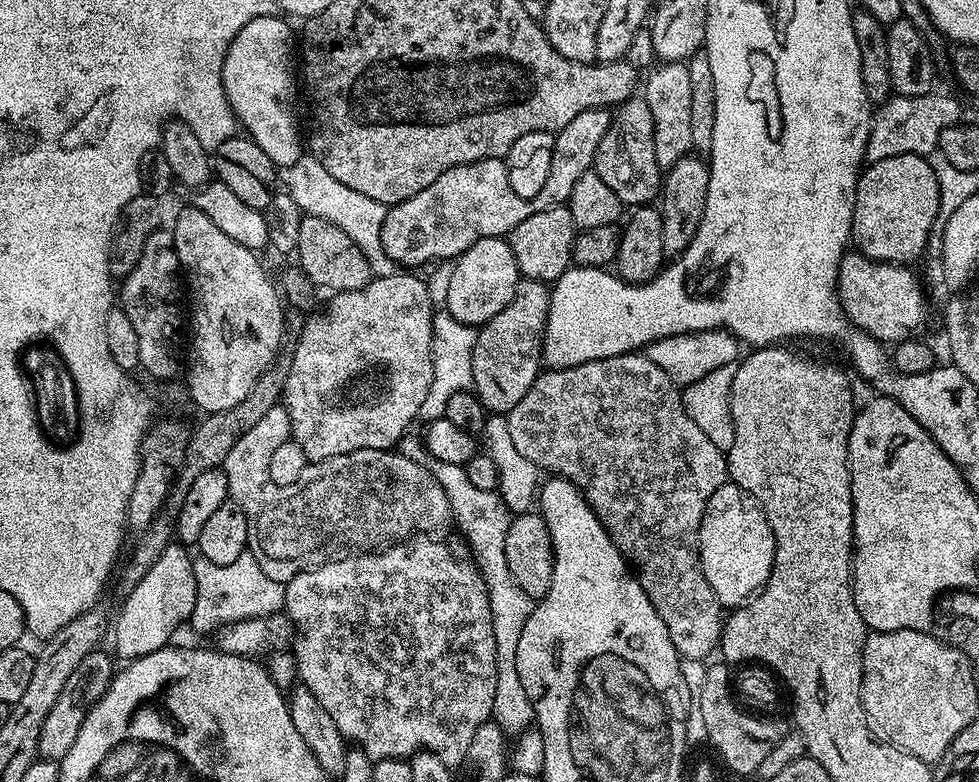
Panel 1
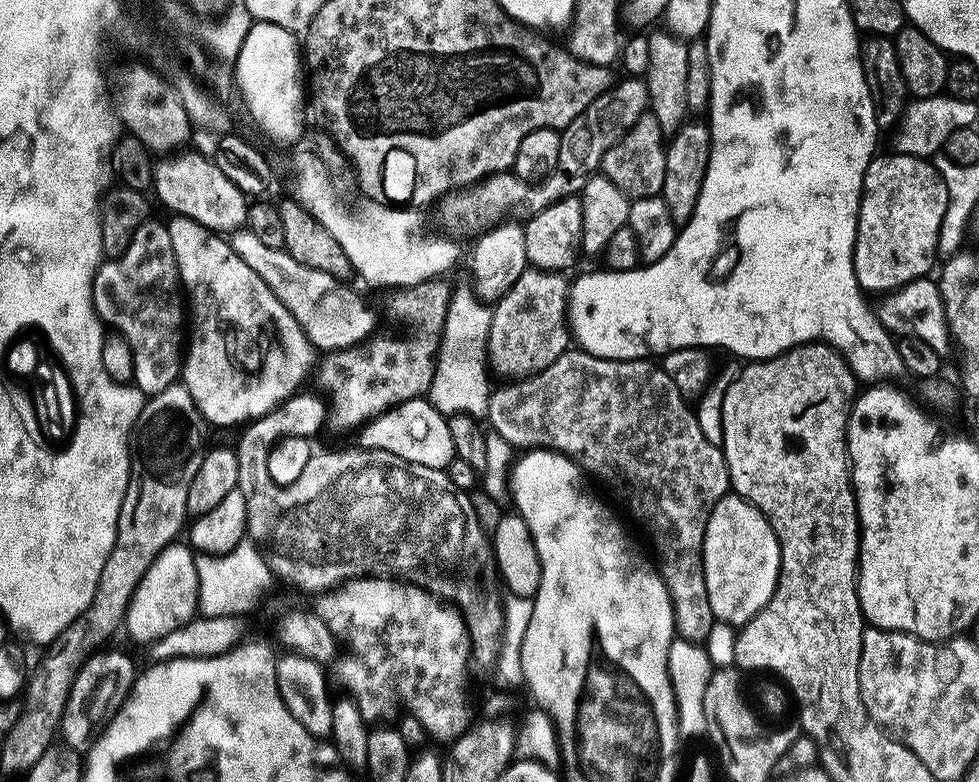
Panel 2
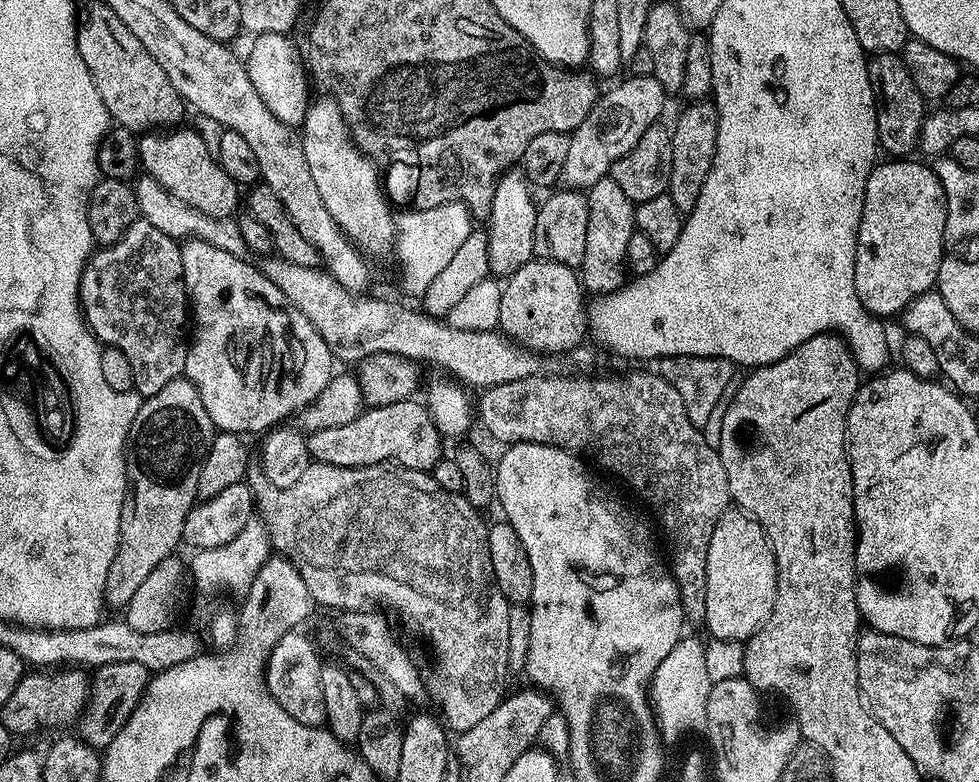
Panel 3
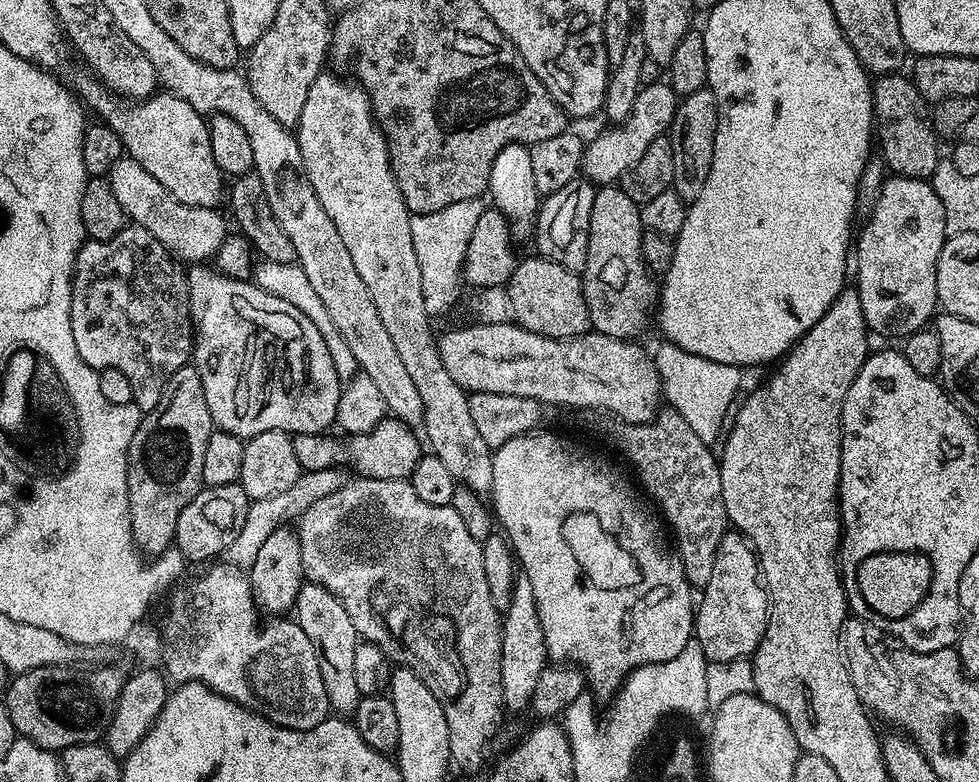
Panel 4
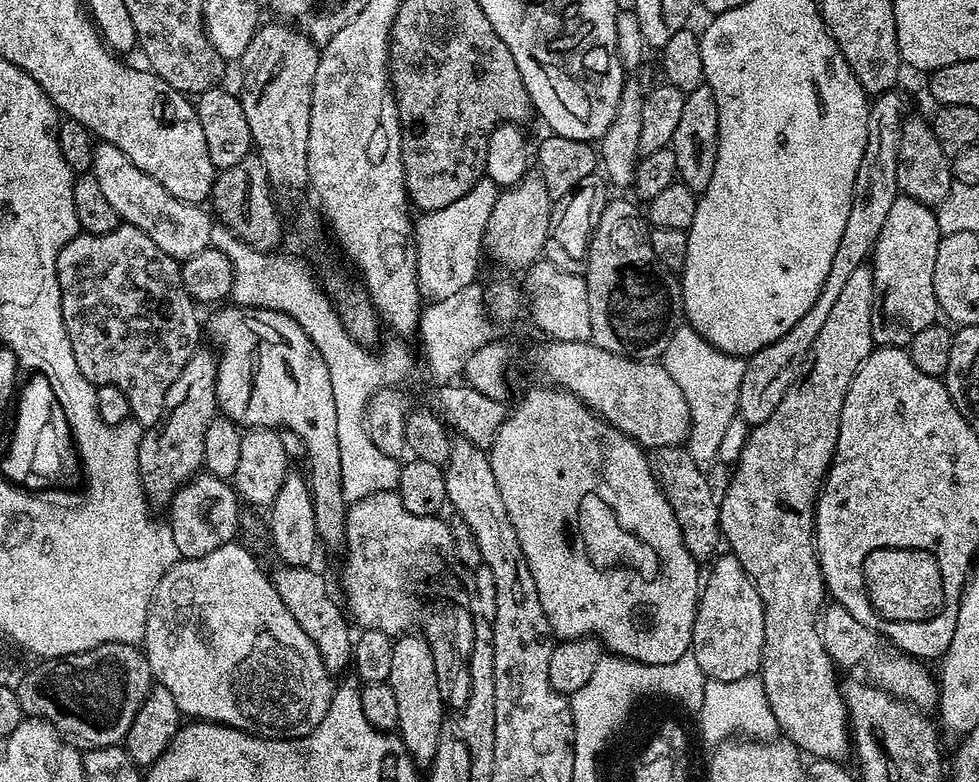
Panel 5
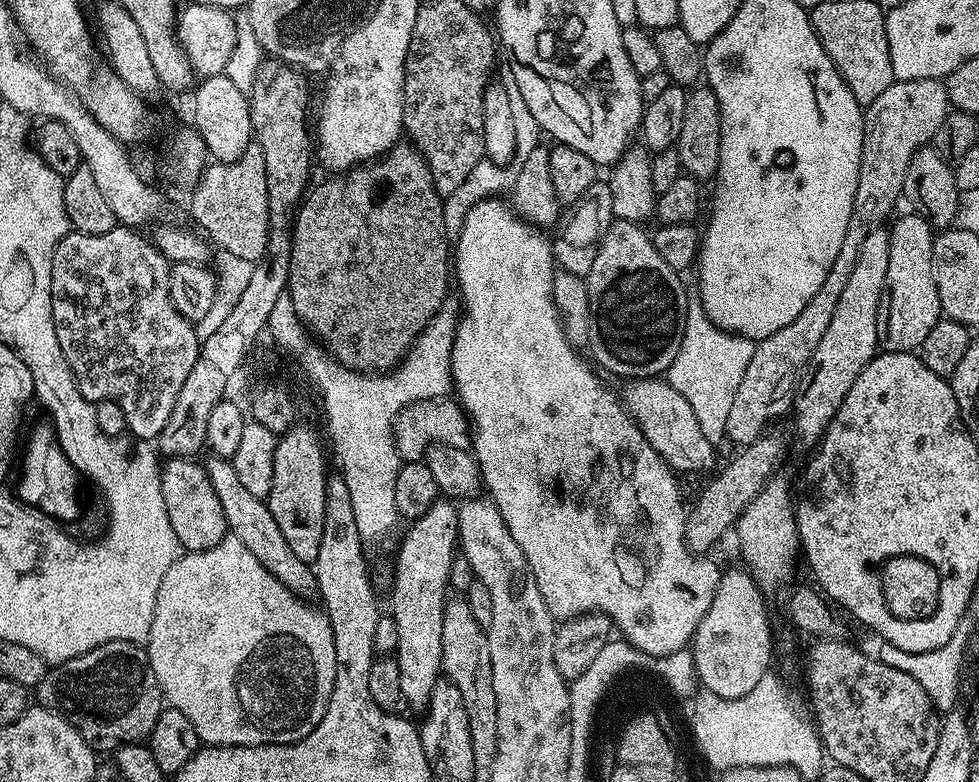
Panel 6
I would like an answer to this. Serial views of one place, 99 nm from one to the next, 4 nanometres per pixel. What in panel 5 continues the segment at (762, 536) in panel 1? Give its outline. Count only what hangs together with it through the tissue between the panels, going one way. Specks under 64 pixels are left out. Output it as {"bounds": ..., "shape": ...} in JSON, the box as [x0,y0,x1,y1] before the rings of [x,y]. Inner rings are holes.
{"bounds":[690,554,764,682],"shape":[[[723,554],[717,555],[715,559],[711,561],[710,567],[712,567],[712,569],[710,569],[709,572],[707,569],[706,579],[703,581],[702,591],[700,593],[700,601],[696,607],[694,630],[692,631],[692,646],[690,650],[695,658],[698,658],[698,663],[707,676],[707,679],[717,680],[718,682],[738,682],[738,678],[757,675],[761,669],[760,663],[762,662],[762,650],[764,649],[764,607],[762,606],[762,598],[758,594],[755,582],[746,574],[742,562],[738,562],[736,556],[731,554],[725,554],[725,556],[723,556]]]}

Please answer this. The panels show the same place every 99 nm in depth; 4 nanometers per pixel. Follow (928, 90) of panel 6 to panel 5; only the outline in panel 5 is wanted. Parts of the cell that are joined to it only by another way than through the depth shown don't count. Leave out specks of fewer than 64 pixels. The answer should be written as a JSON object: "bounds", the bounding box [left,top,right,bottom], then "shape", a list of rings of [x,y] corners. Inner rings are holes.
{"bounds":[737,90,906,426],"shape":[[[896,90],[883,92],[881,96],[877,96],[871,101],[868,110],[866,150],[862,154],[862,162],[858,165],[858,178],[854,178],[854,194],[850,202],[850,215],[846,217],[846,230],[842,230],[842,238],[838,241],[838,250],[835,252],[833,260],[830,261],[830,271],[826,274],[826,282],[822,286],[818,298],[814,298],[814,306],[810,306],[810,310],[806,310],[806,314],[802,314],[802,318],[798,318],[798,322],[794,322],[794,326],[790,326],[790,330],[786,330],[786,334],[782,334],[782,338],[770,342],[762,350],[747,357],[744,373],[740,376],[737,413],[739,419],[741,421],[744,419],[748,426],[766,422],[766,418],[770,418],[770,414],[774,414],[774,410],[778,410],[778,402],[782,402],[786,390],[790,390],[790,386],[796,383],[806,361],[811,357],[812,347],[815,340],[818,339],[818,333],[822,330],[826,318],[830,318],[830,309],[834,307],[836,299],[842,294],[847,280],[853,276],[854,270],[863,268],[869,263],[874,246],[878,242],[878,234],[882,234],[882,226],[886,226],[890,206],[894,206],[900,192],[898,186],[898,138],[900,137],[900,127],[906,119],[906,111],[904,112],[904,100],[898,93],[899,91]]]}

